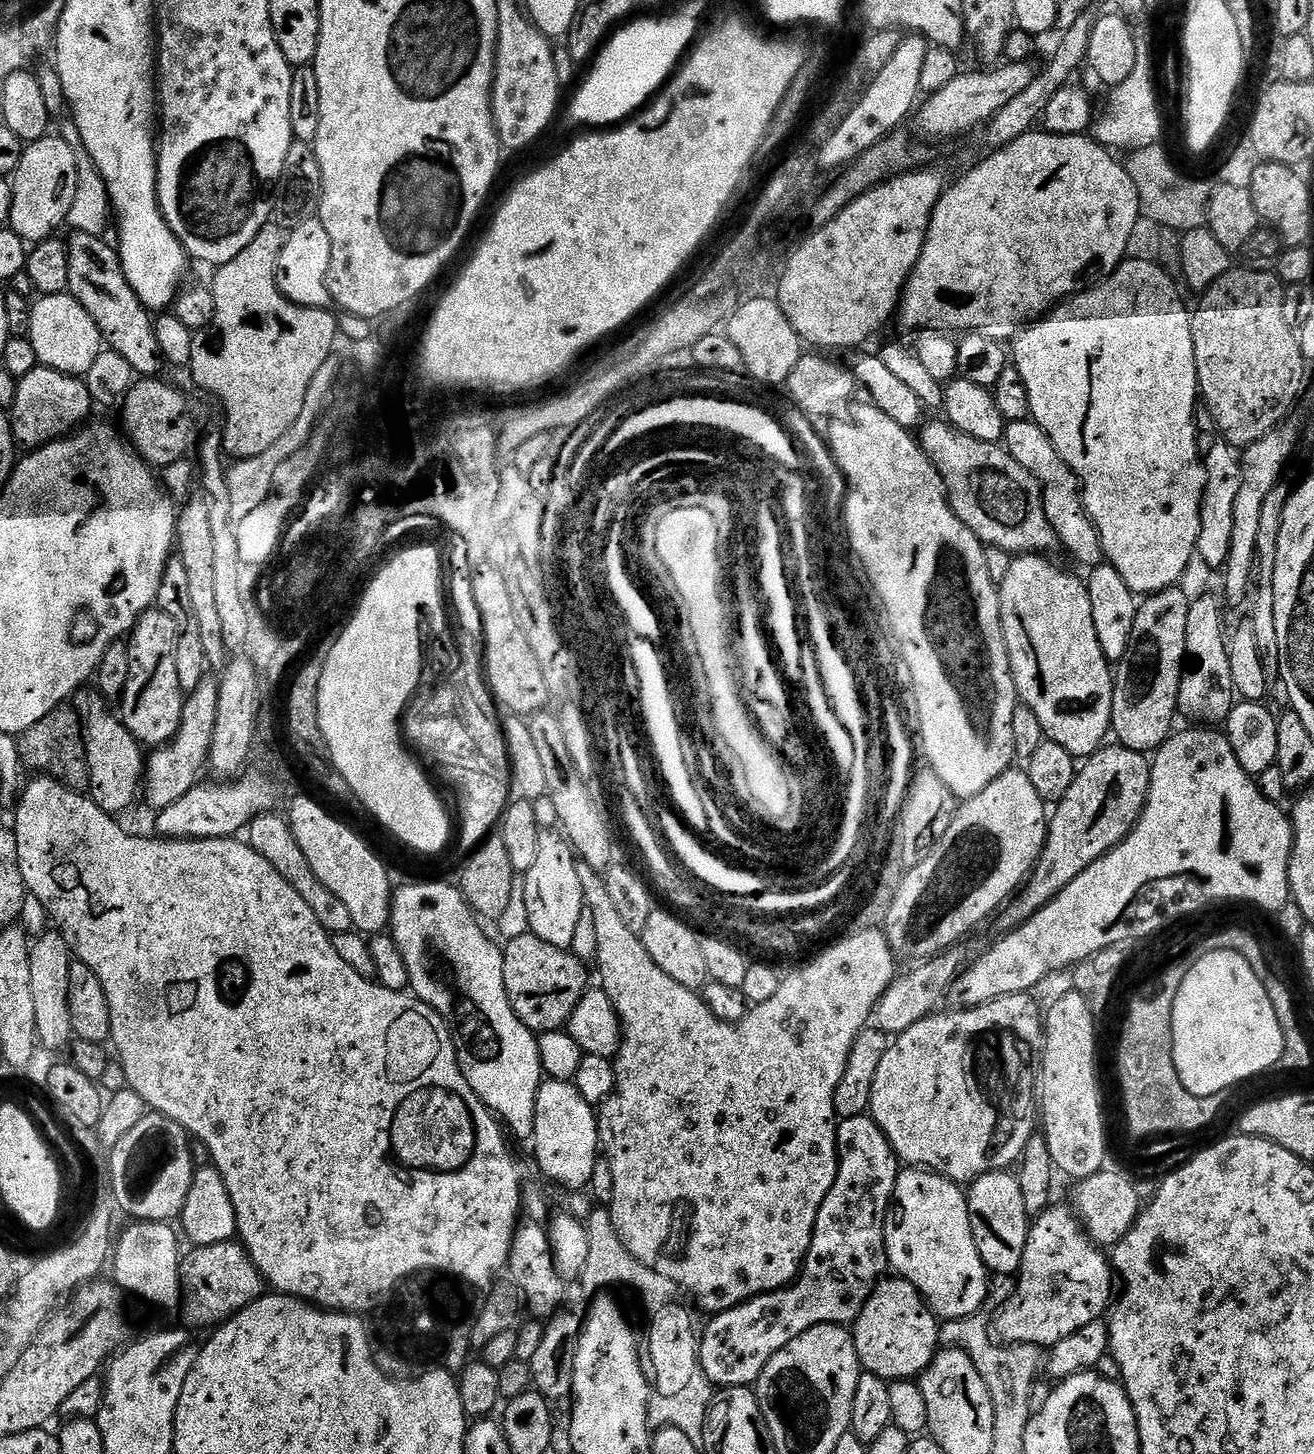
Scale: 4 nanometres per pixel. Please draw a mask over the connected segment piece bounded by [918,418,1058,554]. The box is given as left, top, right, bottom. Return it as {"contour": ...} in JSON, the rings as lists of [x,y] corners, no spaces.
{"contour":[[[947,419],[930,420],[919,429],[918,439],[924,452],[932,459],[932,464],[943,477],[949,503],[958,518],[962,518],[962,522],[966,522],[966,526],[970,526],[972,532],[986,546],[998,547],[1011,554],[1051,553],[1051,548],[1058,544],[1056,530],[1047,517],[1044,495],[1036,476],[1030,474],[1030,470],[1026,470],[1022,462],[1014,459],[1008,453],[1007,447],[970,438],[970,434],[958,430]]]}

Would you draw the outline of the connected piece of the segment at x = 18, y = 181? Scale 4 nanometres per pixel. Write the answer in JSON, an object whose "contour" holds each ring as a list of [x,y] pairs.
{"contour":[[[49,134],[33,140],[22,154],[22,162],[12,183],[12,218],[10,228],[25,242],[51,240],[68,223],[70,208],[78,191],[80,156],[68,140]]]}

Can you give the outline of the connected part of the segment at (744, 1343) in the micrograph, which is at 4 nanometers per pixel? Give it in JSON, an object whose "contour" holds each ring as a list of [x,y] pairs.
{"contour":[[[868,1114],[839,1121],[836,1147],[840,1149],[838,1174],[830,1194],[826,1194],[826,1202],[822,1202],[822,1210],[818,1210],[814,1238],[810,1242],[810,1250],[804,1259],[800,1275],[786,1288],[767,1292],[730,1310],[715,1313],[709,1319],[712,1321],[705,1326],[704,1332],[702,1330],[699,1337],[700,1368],[713,1386],[747,1388],[755,1385],[762,1370],[766,1370],[766,1362],[770,1362],[770,1358],[774,1358],[778,1350],[790,1346],[790,1342],[794,1342],[798,1334],[806,1334],[806,1330],[819,1324],[855,1325],[870,1294],[889,1271],[884,1228],[888,1224],[890,1209],[894,1203],[892,1195],[896,1189],[896,1180],[902,1171],[898,1157],[892,1150],[888,1135]]]}

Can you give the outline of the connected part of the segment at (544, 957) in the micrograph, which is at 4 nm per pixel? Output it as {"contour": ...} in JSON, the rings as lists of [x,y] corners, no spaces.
{"contour":[[[531,931],[503,945],[506,994],[518,1018],[531,1032],[558,1032],[567,1025],[590,987],[589,965],[567,948],[552,946]]]}

